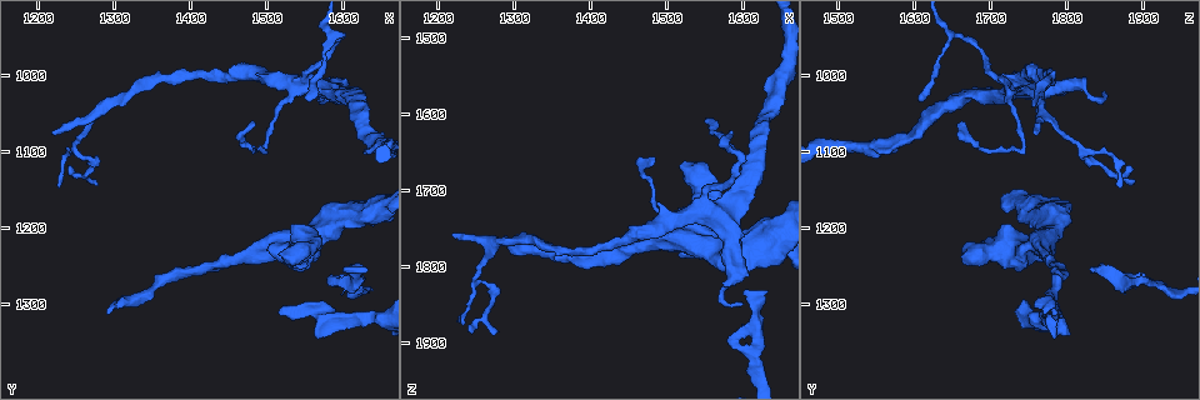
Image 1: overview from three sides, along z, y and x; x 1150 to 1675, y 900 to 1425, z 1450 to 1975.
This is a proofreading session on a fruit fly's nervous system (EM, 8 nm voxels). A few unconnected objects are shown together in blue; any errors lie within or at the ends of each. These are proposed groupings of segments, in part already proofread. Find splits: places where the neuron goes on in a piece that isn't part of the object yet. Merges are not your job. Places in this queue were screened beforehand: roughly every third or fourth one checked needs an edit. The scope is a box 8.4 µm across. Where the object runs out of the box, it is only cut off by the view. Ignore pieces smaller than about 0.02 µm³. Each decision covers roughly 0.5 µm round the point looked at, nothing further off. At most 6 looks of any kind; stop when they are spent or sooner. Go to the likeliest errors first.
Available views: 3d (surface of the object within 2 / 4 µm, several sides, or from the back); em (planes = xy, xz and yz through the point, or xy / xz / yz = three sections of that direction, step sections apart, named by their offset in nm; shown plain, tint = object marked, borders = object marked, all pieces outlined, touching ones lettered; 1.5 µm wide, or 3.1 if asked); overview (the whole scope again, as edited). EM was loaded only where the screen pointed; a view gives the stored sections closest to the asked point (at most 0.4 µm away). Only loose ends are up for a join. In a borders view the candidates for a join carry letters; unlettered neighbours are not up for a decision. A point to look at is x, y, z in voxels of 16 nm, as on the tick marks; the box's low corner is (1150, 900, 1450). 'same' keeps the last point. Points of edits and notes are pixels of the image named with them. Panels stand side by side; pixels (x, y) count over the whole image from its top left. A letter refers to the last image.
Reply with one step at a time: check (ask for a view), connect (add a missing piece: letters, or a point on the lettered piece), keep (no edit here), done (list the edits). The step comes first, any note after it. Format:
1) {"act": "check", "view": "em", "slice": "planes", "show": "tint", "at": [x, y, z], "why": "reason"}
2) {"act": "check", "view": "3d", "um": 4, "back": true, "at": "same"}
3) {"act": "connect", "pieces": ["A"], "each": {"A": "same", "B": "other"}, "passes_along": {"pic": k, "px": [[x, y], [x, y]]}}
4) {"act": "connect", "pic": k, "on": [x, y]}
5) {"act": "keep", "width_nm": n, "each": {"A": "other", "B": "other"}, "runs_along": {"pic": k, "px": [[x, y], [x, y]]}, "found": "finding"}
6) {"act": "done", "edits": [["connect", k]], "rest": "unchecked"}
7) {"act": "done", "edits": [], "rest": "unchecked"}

{"act": "check", "view": "em", "slice": "planes", "show": "borders", "at": [1515, 1305, 1780], "why": "free end"}

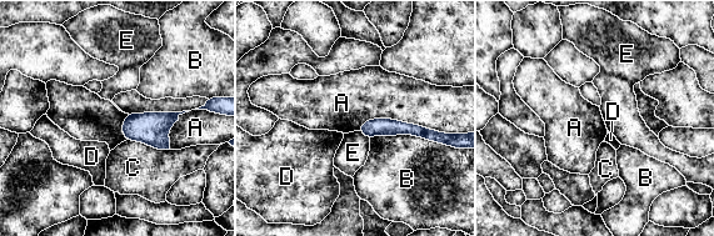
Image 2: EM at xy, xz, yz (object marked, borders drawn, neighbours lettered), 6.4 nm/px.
{"act": "keep", "each": {"A": "other", "B": "other", "C": "other", "D": "other", "E": "other"}, "runs_along": {"pic": 2, "px": [[363, 129], [403, 127], [429, 132]]}, "found": "none of them fits"}

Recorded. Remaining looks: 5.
{"act": "check", "view": "3d", "um": 2, "at": [1520, 1240, 1660]}

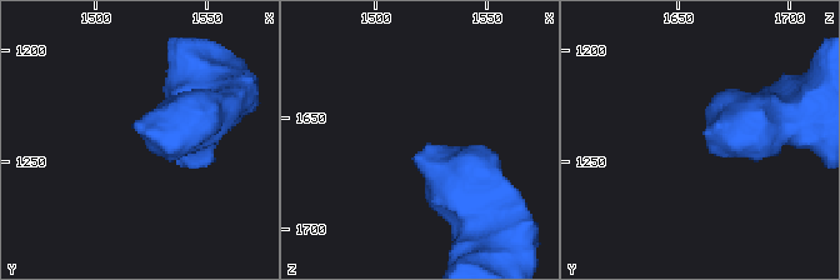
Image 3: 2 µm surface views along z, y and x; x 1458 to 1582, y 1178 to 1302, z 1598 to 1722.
{"act": "check", "view": "em", "slice": "yz", "step": 8, "show": "borders", "at": [1524, 1238, 1661]}

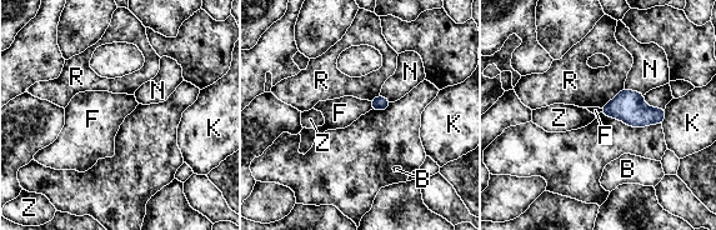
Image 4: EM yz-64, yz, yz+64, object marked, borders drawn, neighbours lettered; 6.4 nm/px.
{"act": "check", "view": "em", "slice": "planes", "show": "borders", "at": "same", "why": "cut it another way"}

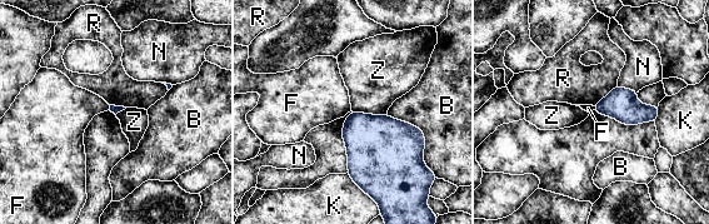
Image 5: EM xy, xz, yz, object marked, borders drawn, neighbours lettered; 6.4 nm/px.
{"act": "keep", "longest_contact_nm": ["B", 400], "each": {"B": "other", "F": "other", "K": "other", "N": "other", "R": "other", "Z": "other"}, "found": "no lettered piece goes on from it"}

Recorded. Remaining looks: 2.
{"act": "check", "view": "em", "slice": "yz", "step": 8, "show": "plain", "at": [1480, 1065, 1660]}

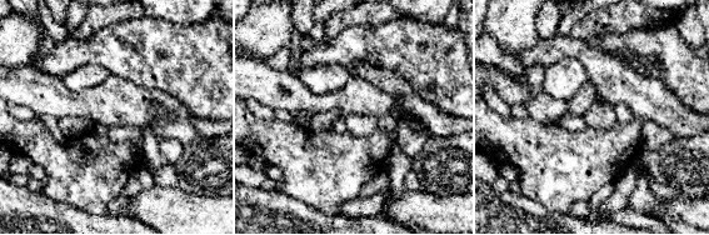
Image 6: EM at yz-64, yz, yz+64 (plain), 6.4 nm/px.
{"act": "check", "view": "em", "slice": "yz", "step": 8, "show": "borders", "at": "same", "why": "see the neighbours"}

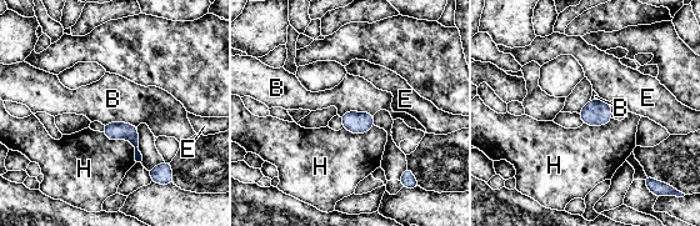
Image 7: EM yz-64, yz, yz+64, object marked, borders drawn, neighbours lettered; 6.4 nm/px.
{"act": "keep", "each": {"B": "other", "E": "other", "H": "other"}, "border": {"pic": 7, "px": [[104, 124], [130, 122], [136, 127]]}, "found": "none of them fits"}

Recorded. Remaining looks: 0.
{"act": "done", "edits": [], "rest": "unchecked"}

